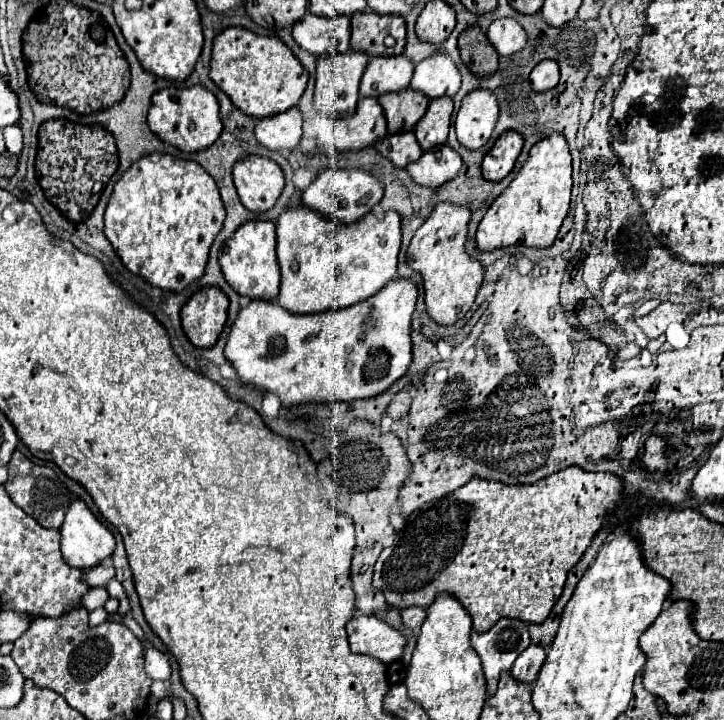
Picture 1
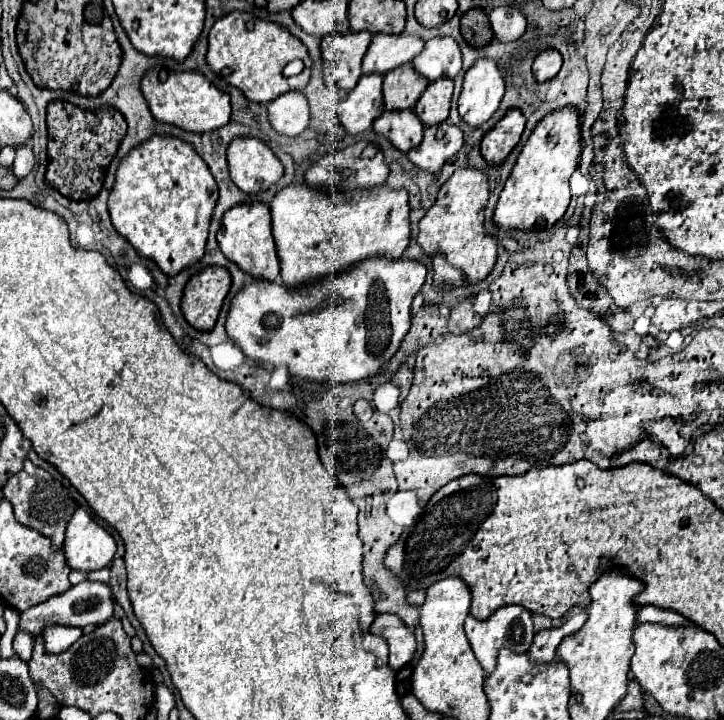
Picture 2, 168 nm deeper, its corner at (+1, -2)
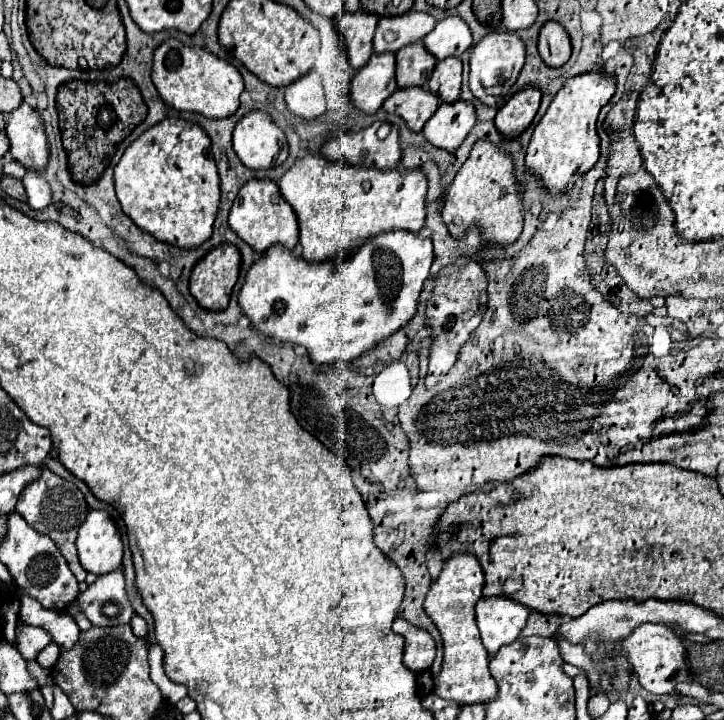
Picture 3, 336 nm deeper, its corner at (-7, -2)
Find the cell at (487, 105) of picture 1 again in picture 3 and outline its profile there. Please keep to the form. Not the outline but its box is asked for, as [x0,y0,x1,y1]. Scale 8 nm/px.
[470,32,524,106]

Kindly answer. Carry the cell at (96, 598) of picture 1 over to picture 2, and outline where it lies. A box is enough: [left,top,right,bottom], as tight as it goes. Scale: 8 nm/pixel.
[20,582,114,636]

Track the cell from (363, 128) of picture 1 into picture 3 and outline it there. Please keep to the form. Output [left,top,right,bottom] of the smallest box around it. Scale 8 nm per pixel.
[352,54,394,116]

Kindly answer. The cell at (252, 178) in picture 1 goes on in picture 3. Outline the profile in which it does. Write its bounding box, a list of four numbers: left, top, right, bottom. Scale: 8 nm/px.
[234,112,288,170]

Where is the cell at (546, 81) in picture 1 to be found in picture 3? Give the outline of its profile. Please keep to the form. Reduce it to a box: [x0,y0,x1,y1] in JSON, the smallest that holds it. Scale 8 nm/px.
[538,22,570,68]

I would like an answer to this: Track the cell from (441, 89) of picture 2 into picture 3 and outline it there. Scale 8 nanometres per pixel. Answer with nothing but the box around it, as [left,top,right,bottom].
[430,58,462,102]

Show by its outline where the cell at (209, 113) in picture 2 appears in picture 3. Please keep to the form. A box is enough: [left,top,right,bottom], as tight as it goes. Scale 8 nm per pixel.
[152,40,244,120]

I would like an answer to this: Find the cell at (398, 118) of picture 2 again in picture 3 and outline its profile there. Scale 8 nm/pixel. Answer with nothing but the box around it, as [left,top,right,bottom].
[382,88,440,132]

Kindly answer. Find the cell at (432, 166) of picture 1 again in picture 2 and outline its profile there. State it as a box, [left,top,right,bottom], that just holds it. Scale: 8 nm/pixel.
[408,122,464,172]

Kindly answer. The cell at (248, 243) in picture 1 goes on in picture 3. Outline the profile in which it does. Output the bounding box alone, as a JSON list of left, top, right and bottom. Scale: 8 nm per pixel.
[228,180,298,254]

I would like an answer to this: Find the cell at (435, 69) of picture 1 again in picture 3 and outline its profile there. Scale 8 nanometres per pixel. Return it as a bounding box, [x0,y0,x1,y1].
[422,16,472,60]

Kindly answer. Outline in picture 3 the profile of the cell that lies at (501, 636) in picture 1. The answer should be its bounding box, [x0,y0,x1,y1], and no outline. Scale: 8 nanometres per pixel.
[476,596,530,656]

